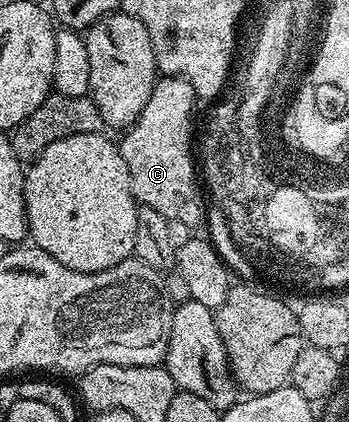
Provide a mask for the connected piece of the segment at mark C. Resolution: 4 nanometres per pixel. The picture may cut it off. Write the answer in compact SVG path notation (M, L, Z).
M179 75L157 78L142 113L123 132L124 140L118 143L122 161L130 169L130 185L137 204L162 213L168 221L182 221L189 229L196 229L204 219L205 196L198 182L194 139L192 143L192 110L196 106L198 100L189 80Z

